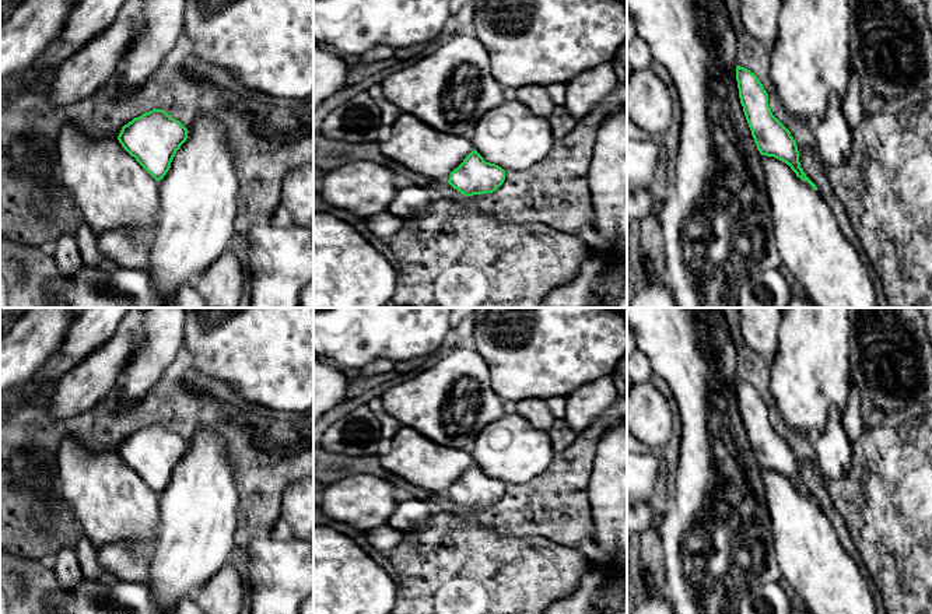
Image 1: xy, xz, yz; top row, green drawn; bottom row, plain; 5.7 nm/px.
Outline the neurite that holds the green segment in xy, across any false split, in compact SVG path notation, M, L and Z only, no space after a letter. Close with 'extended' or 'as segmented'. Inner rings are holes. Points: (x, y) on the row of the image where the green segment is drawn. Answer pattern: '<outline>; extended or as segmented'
M153 109L125 124L118 137L92 136L76 122L63 123L57 138L59 176L78 206L80 217L99 236L125 229L136 241L150 241L160 211L158 182L188 138L188 129L162 109Z; extended

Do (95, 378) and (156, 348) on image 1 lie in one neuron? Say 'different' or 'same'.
same

